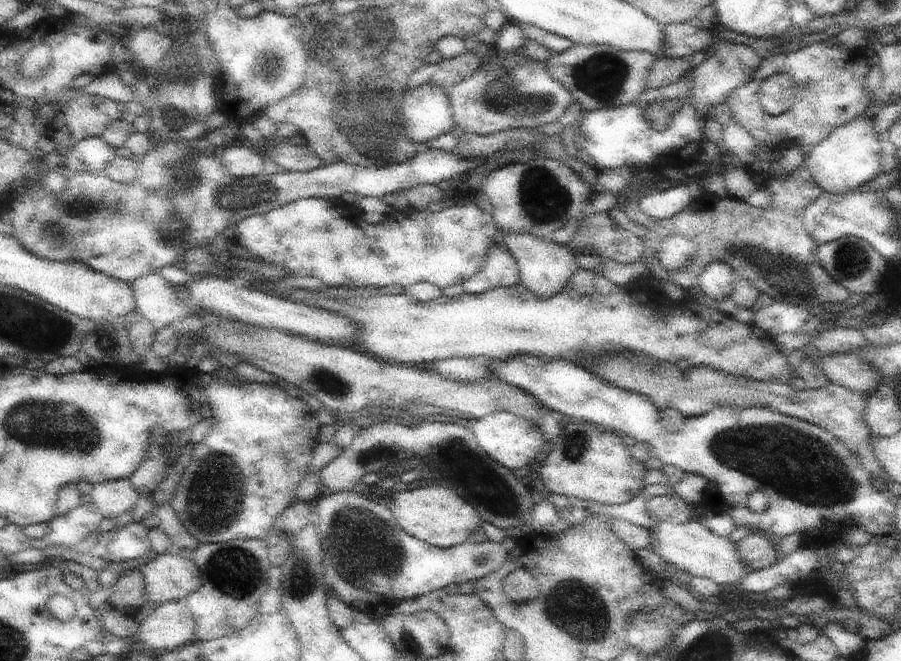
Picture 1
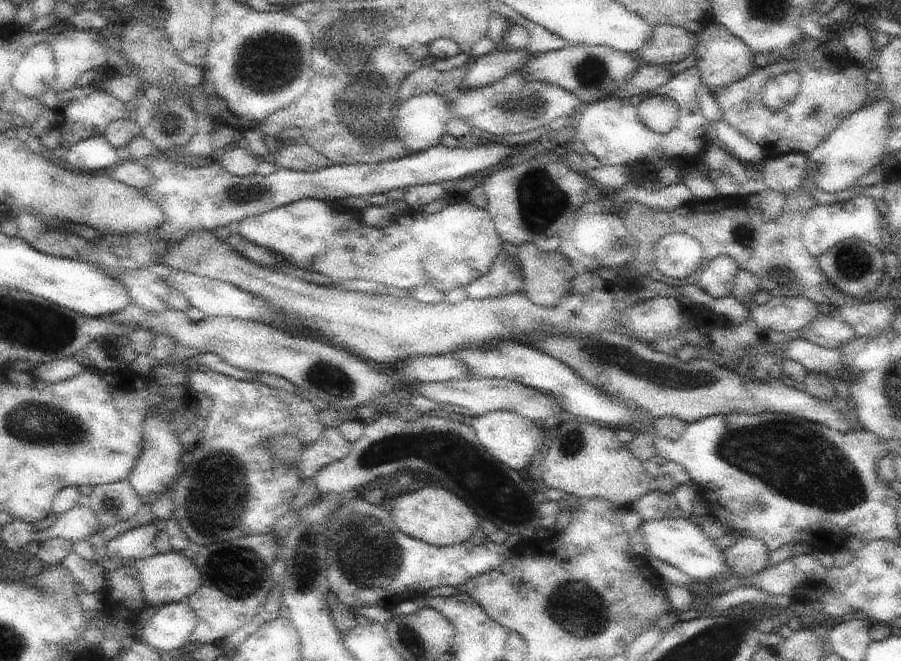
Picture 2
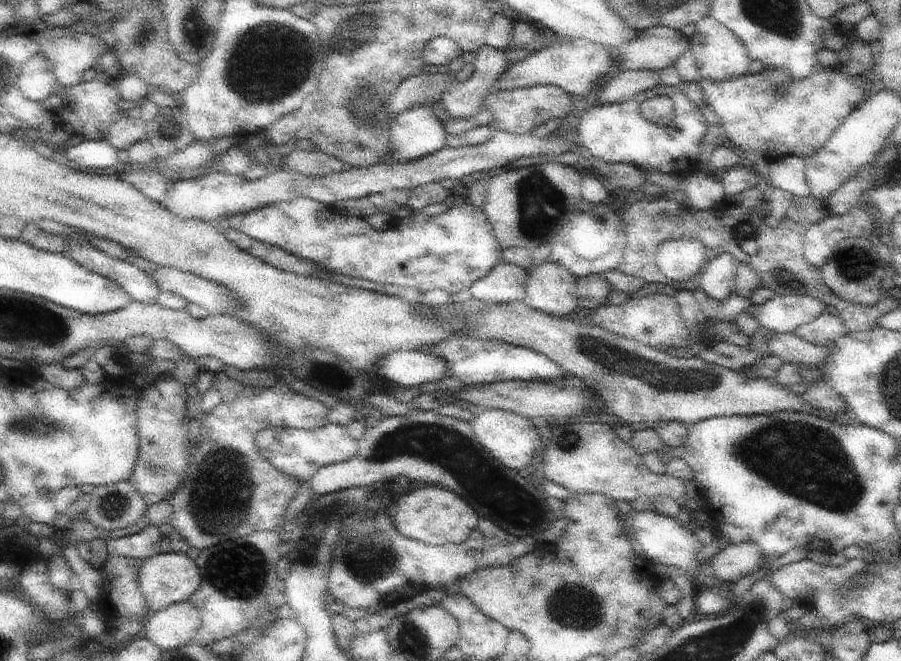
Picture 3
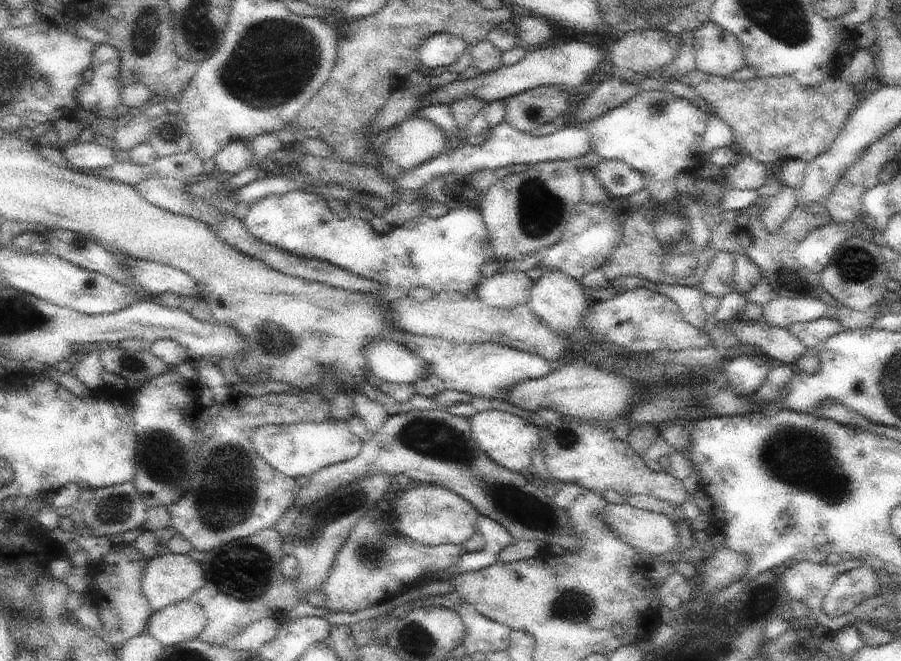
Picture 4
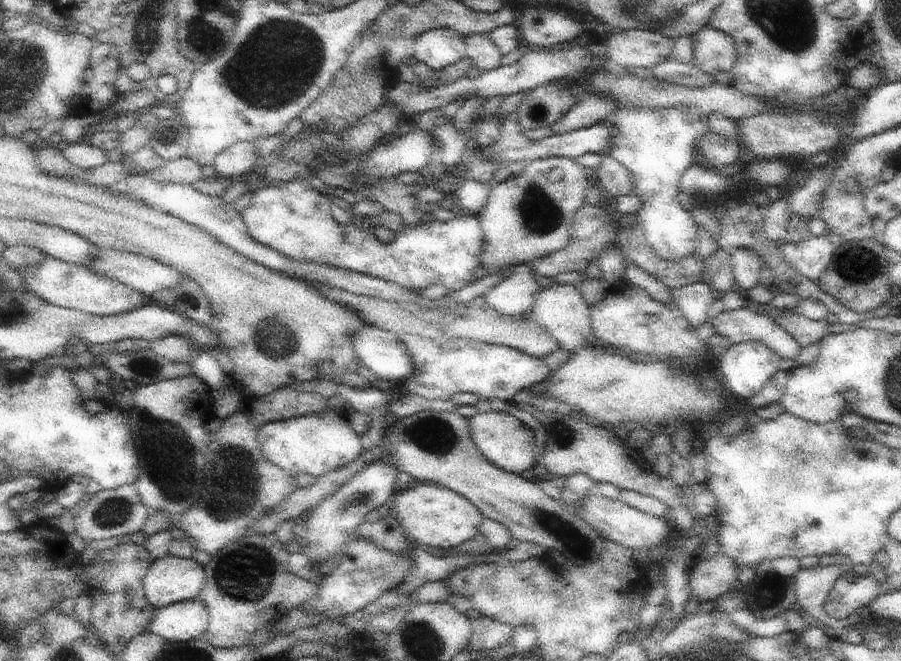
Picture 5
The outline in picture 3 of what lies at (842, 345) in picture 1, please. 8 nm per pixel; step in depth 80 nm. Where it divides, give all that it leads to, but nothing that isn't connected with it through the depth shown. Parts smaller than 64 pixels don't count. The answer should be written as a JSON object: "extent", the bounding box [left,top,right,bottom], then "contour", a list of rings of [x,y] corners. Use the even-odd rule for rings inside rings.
{"extent":[795,313,848,347],"contour":[[[825,313],[816,320],[800,326],[795,334],[811,344],[830,347],[836,340],[848,334],[848,328],[839,316]]]}

